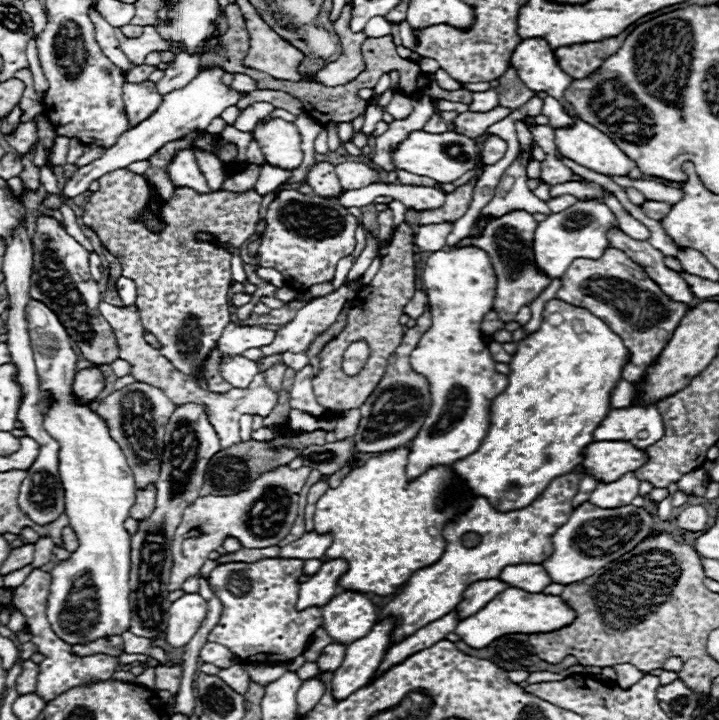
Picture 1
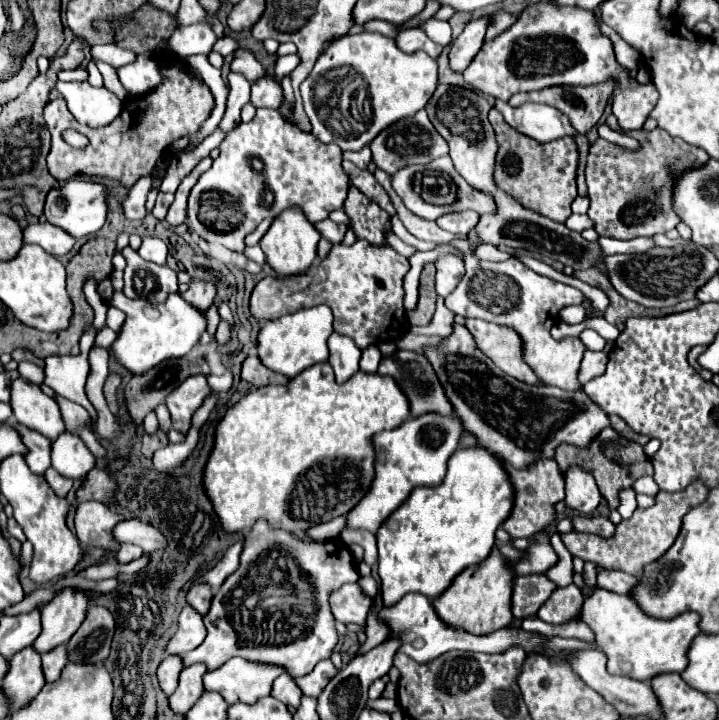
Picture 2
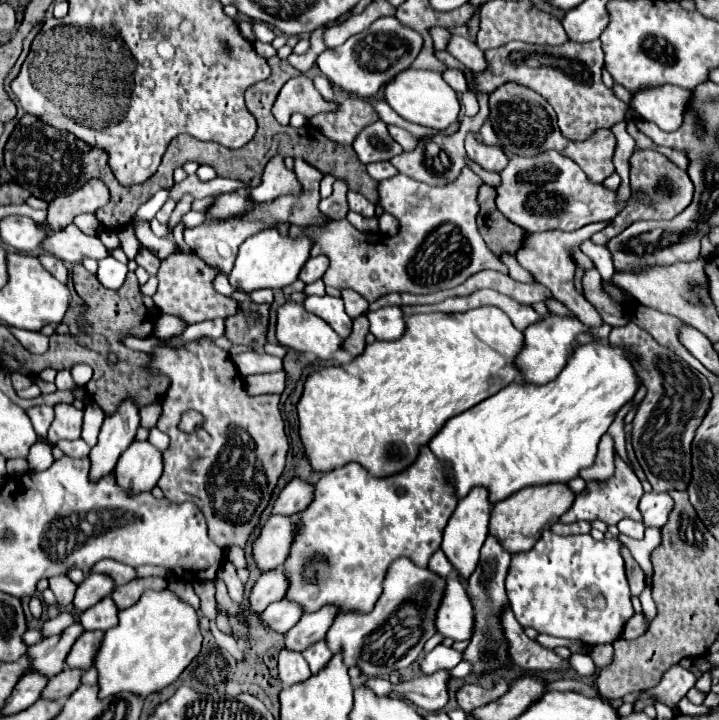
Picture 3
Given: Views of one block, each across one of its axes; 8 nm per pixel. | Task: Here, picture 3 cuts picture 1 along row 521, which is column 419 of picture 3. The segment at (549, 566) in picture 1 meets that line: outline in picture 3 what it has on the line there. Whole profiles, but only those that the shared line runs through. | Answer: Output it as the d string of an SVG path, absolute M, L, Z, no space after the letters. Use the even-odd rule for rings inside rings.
M398 558L390 564L384 578L384 590L376 608L368 614L342 612L336 616L326 634L326 644L334 654L342 654L346 666L358 666L366 676L390 676L410 666L424 642L436 632L436 608L444 594L446 580L432 574L428 568L418 568L408 558Z

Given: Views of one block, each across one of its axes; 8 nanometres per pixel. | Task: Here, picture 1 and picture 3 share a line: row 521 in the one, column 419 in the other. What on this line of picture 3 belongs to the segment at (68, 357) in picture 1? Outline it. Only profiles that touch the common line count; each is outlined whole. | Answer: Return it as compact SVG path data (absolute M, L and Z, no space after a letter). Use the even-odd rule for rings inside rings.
M408 68L400 72L400 76L394 76L386 86L384 86L384 100L390 104L396 114L400 114L404 120L426 126L426 128L436 128L436 130L446 130L450 124L458 122L458 112L460 112L460 102L456 92L444 82L444 78L436 72L430 70L416 70Z

